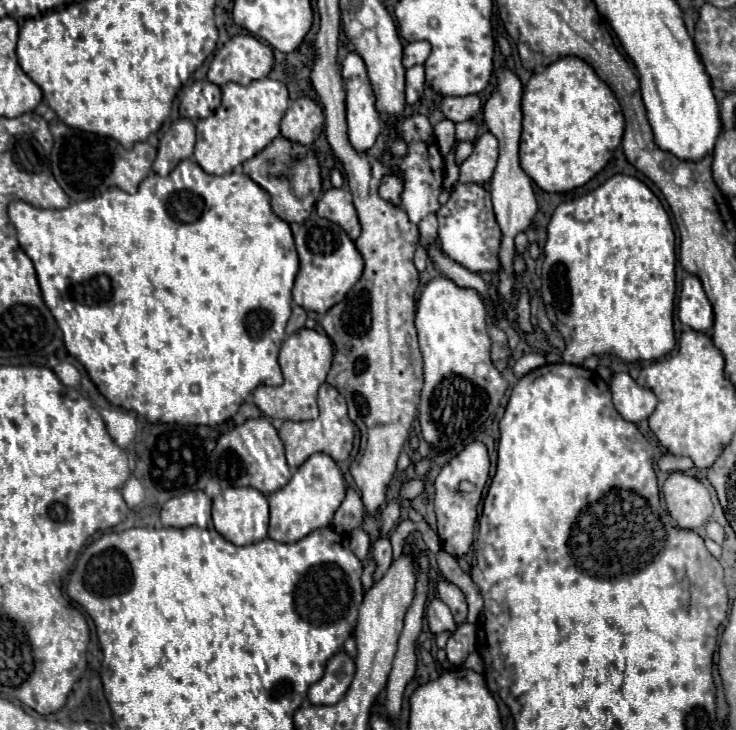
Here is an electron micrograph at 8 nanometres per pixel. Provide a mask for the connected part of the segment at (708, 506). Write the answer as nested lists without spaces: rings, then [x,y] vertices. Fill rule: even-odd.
[[[672,472],[662,486],[668,514],[686,530],[696,530],[712,516],[712,502],[708,488],[682,472]]]

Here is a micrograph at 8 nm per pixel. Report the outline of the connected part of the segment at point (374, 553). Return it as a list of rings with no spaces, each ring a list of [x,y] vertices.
[[[380,534],[378,540],[372,544],[370,556],[376,562],[376,570],[374,570],[372,576],[374,576],[374,582],[378,582],[392,562],[392,546],[390,546],[390,540],[388,540],[386,534]]]

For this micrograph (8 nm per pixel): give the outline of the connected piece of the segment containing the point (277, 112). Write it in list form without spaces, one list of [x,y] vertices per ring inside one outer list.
[[[260,78],[248,86],[230,82],[221,88],[221,104],[210,118],[196,124],[196,148],[194,160],[204,172],[222,176],[264,150],[278,134],[280,120],[288,108],[288,90],[282,82],[272,78]]]

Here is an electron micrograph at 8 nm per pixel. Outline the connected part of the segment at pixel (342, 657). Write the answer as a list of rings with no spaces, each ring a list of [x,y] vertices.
[[[338,652],[332,660],[328,660],[324,676],[310,686],[308,700],[316,706],[332,706],[340,702],[352,684],[354,672],[354,660],[346,652]]]

